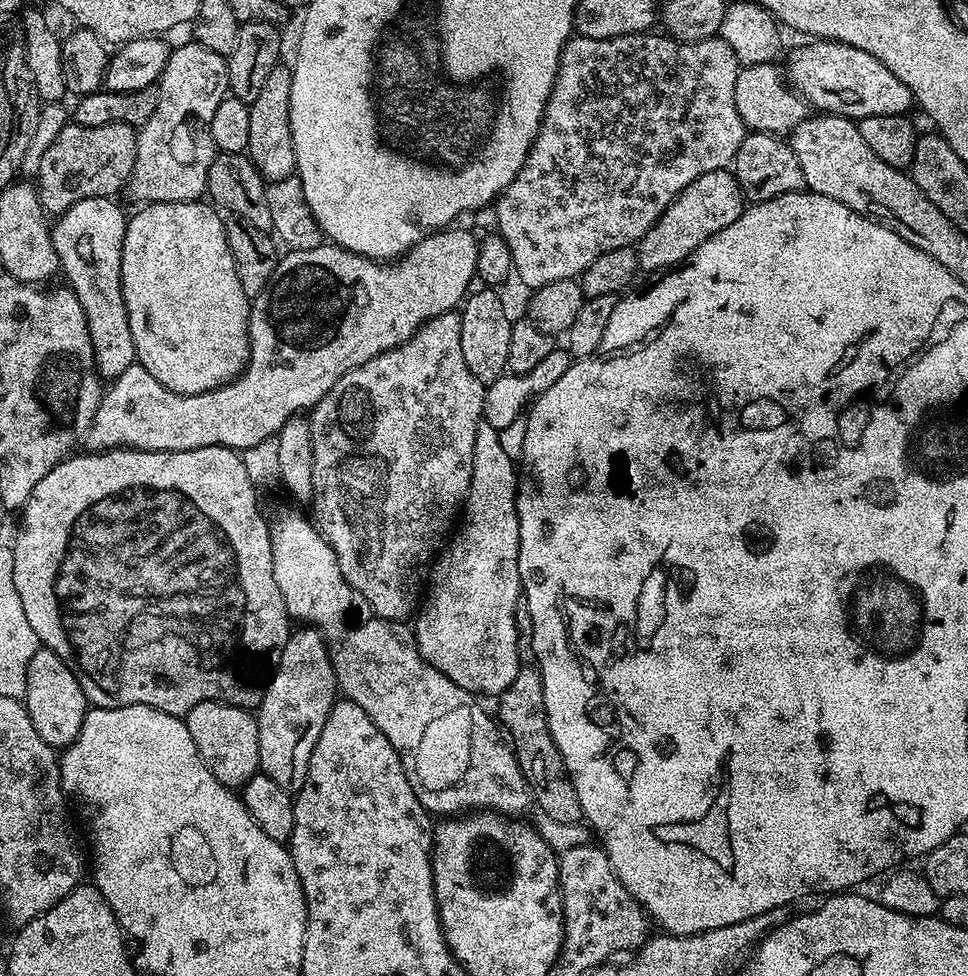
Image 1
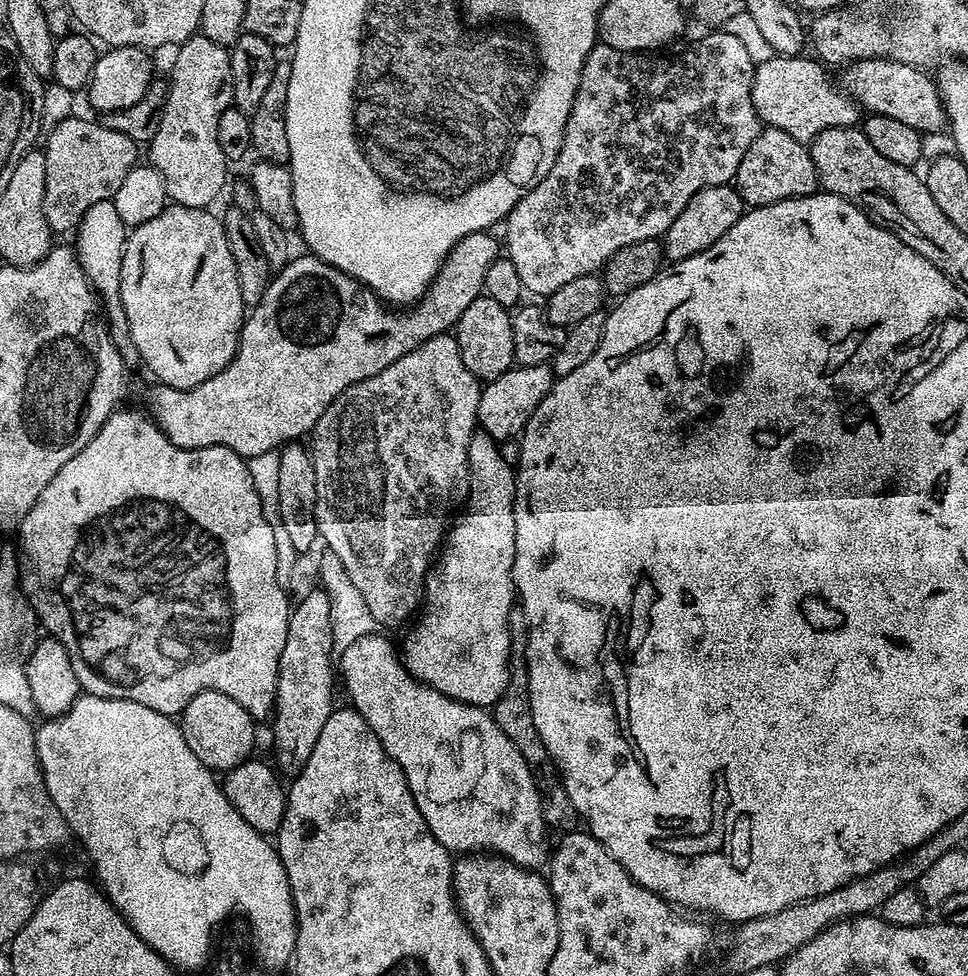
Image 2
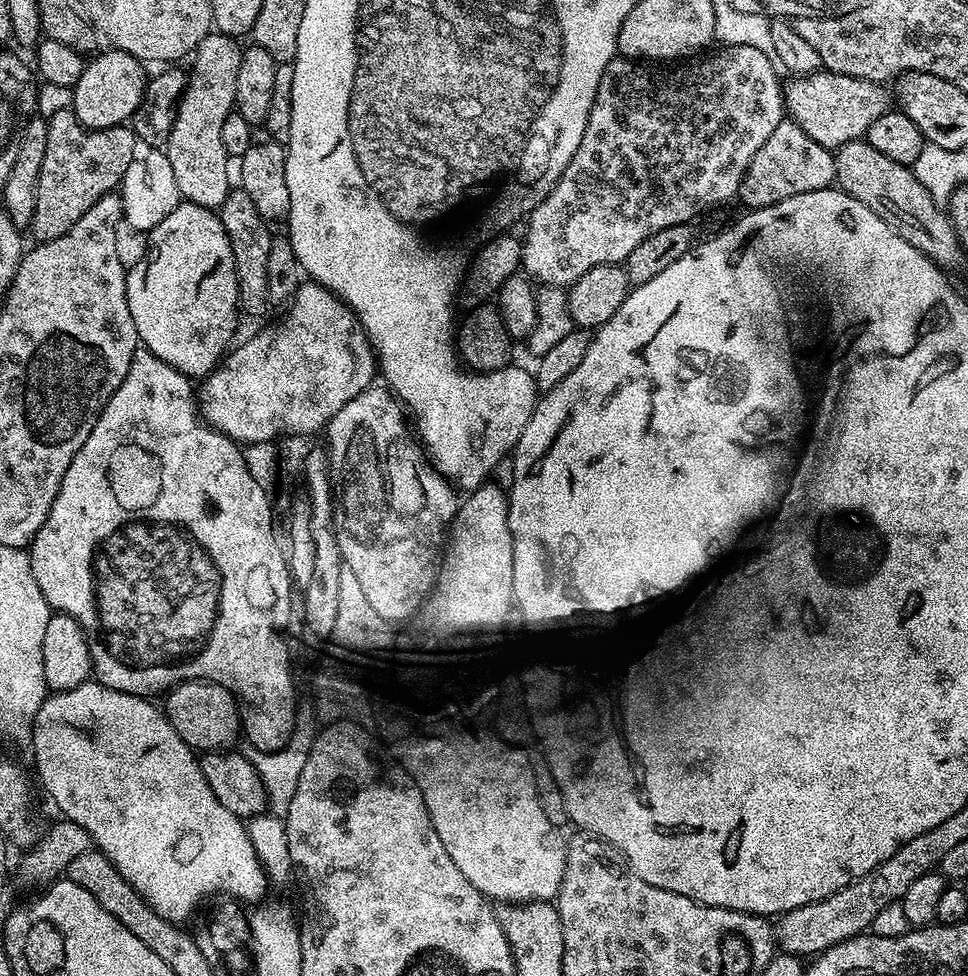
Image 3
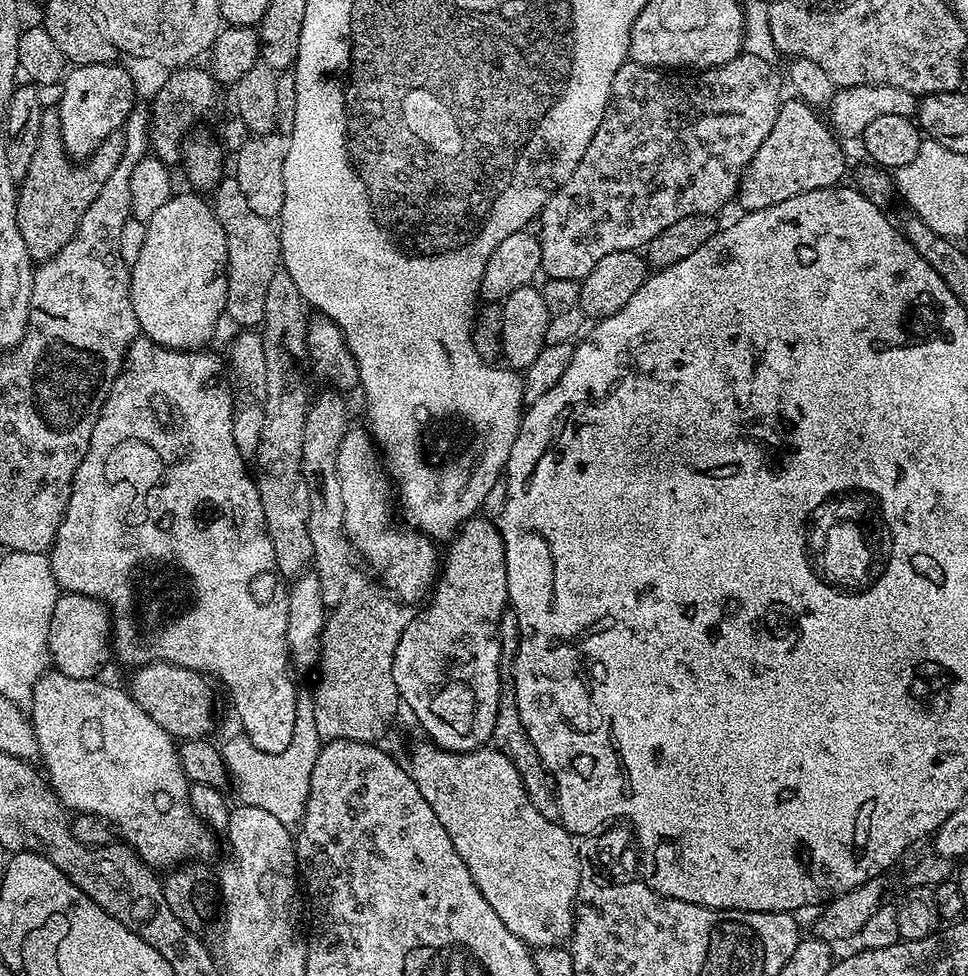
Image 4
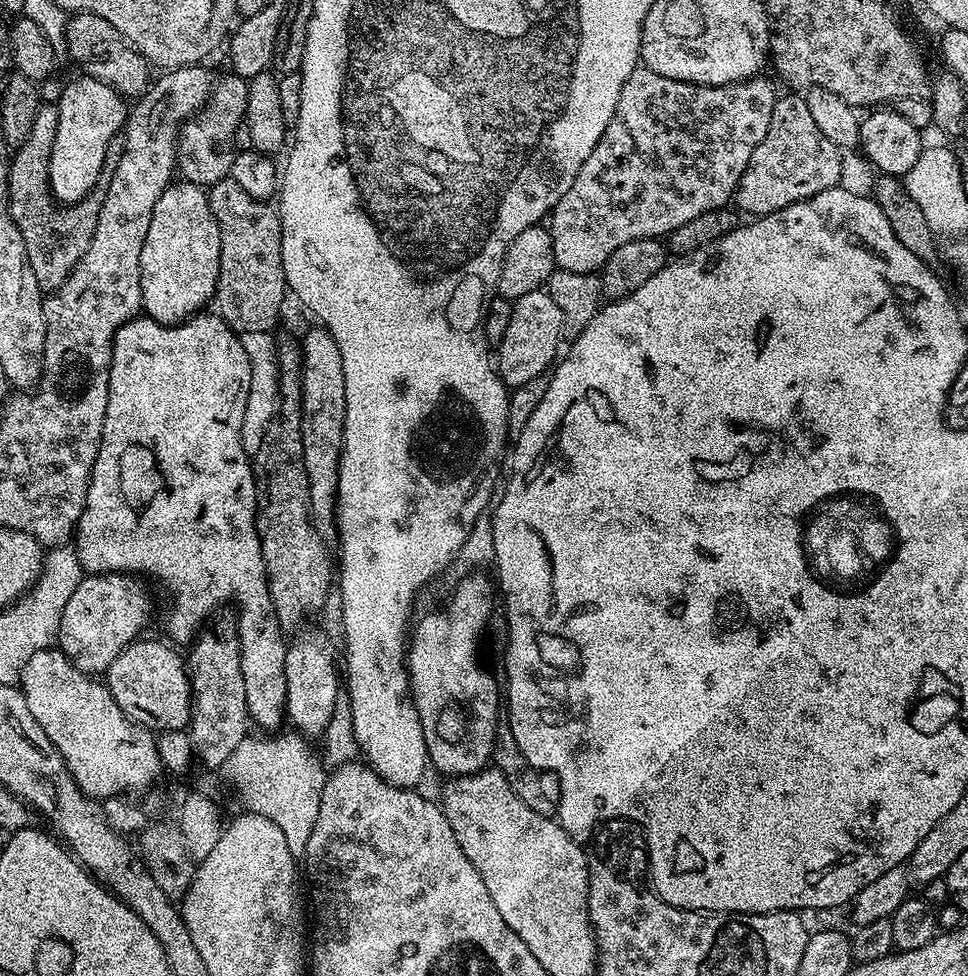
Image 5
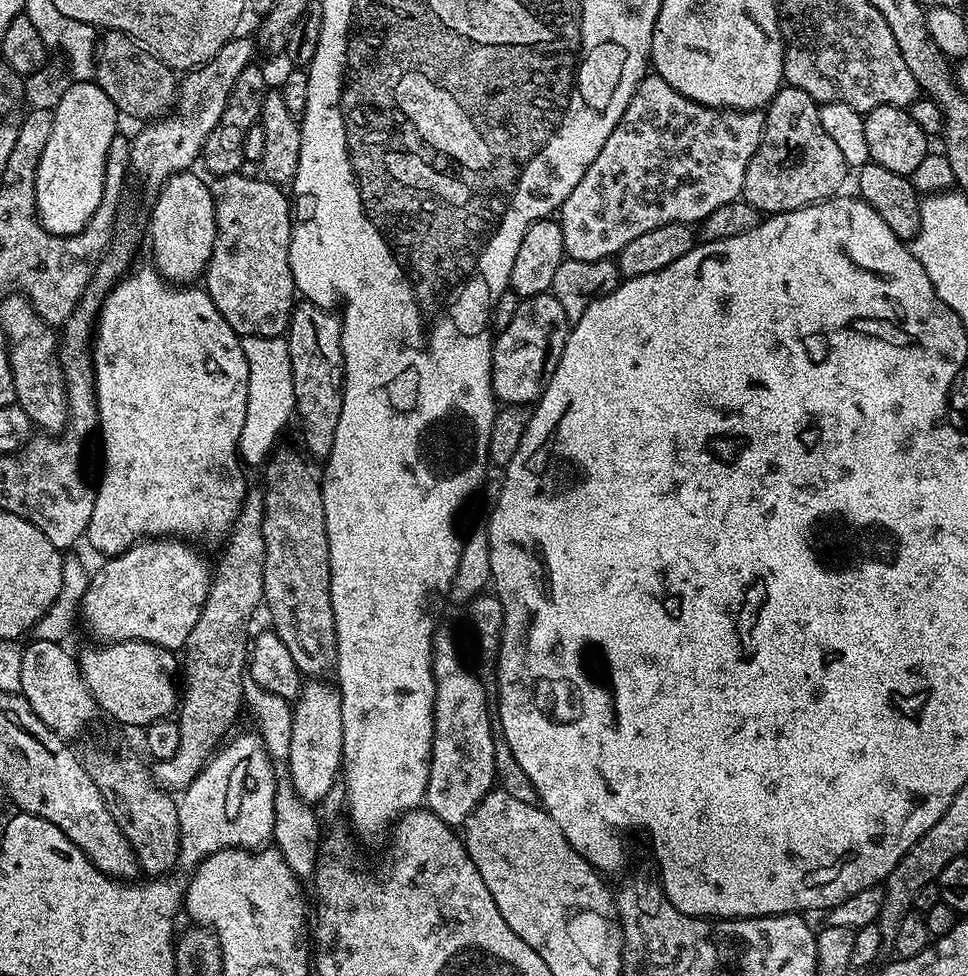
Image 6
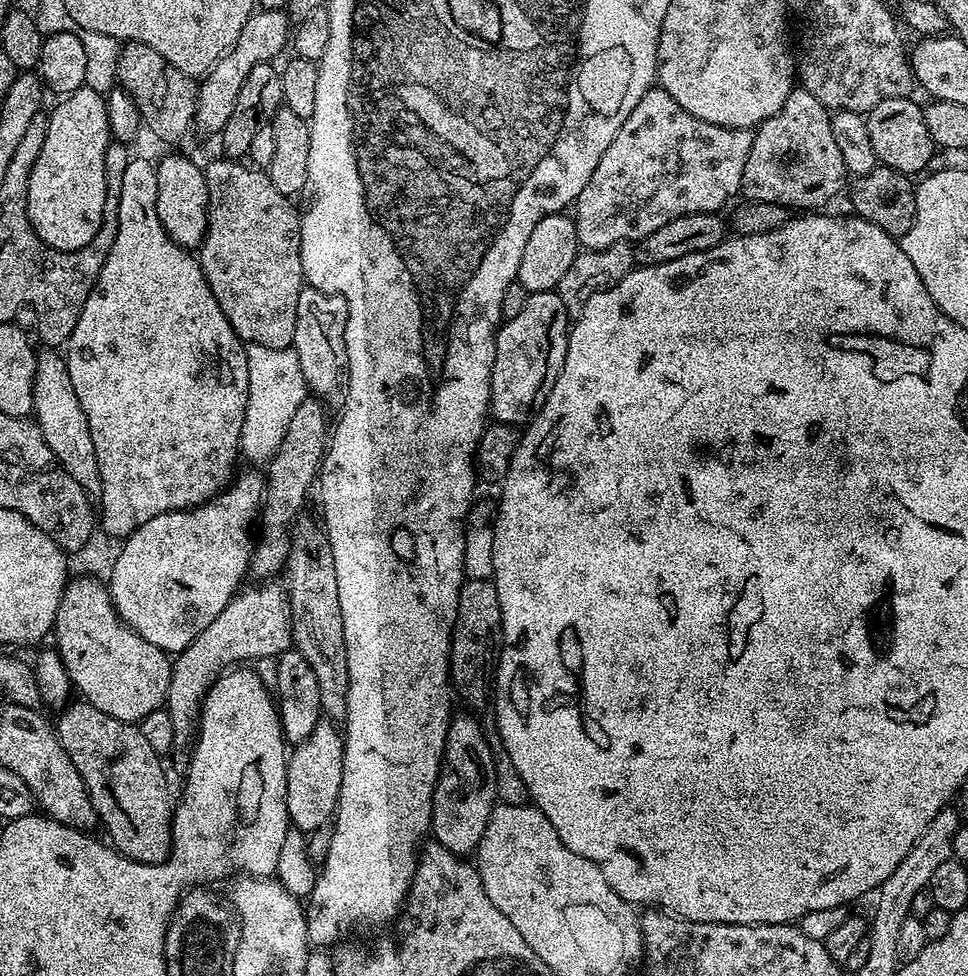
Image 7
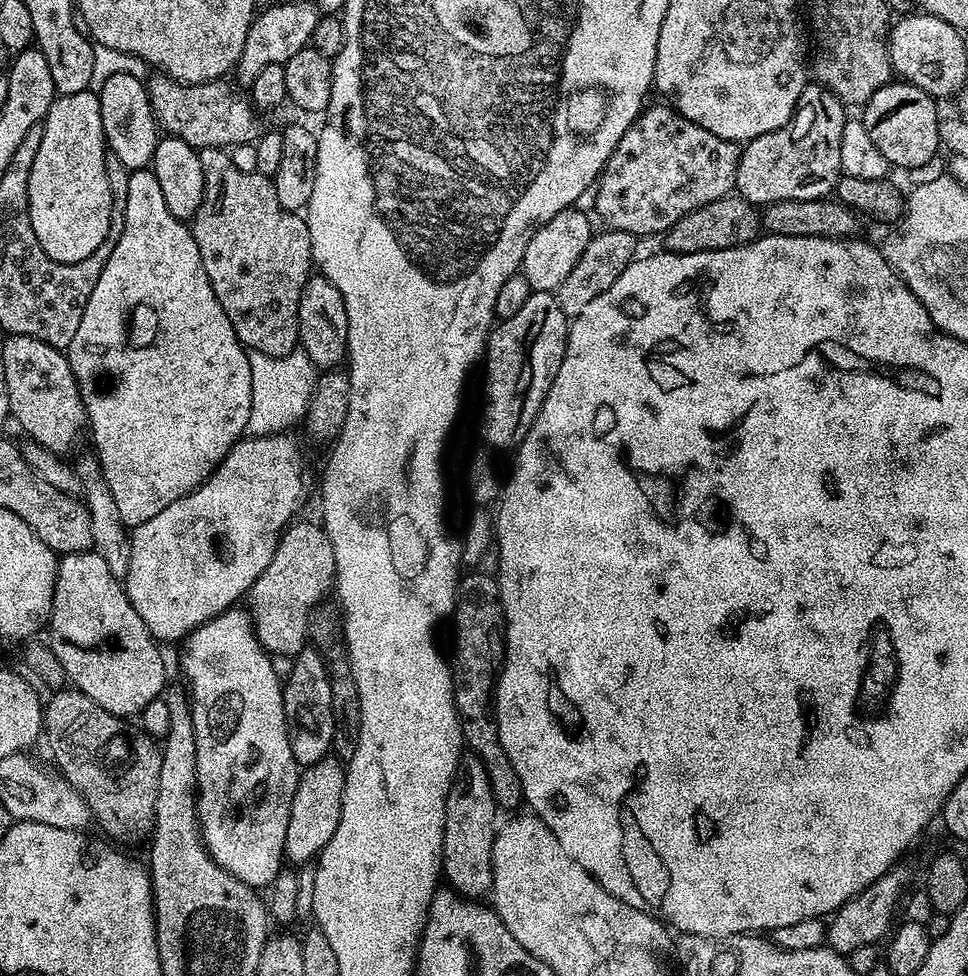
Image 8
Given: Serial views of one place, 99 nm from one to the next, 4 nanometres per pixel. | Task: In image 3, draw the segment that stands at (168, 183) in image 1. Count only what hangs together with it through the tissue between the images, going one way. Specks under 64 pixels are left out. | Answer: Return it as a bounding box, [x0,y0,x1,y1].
[166,30,242,210]

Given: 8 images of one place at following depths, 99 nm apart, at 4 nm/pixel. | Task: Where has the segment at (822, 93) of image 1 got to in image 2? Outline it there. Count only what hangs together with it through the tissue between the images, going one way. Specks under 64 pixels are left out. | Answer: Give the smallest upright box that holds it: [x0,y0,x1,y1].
[842,58,946,134]

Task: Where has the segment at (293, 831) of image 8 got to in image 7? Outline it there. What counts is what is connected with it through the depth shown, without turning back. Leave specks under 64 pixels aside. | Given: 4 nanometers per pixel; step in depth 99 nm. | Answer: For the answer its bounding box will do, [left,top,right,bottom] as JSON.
[286,718,344,834]

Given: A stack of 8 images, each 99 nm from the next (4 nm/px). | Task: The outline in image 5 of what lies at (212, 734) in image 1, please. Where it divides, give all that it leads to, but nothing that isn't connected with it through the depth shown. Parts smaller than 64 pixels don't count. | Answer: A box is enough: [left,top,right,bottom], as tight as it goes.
[106,639,192,733]

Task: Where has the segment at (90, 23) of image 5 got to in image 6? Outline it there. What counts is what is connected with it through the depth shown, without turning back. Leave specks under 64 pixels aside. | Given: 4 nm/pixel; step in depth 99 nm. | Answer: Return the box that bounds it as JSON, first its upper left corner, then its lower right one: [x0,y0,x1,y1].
[94,30,178,122]

